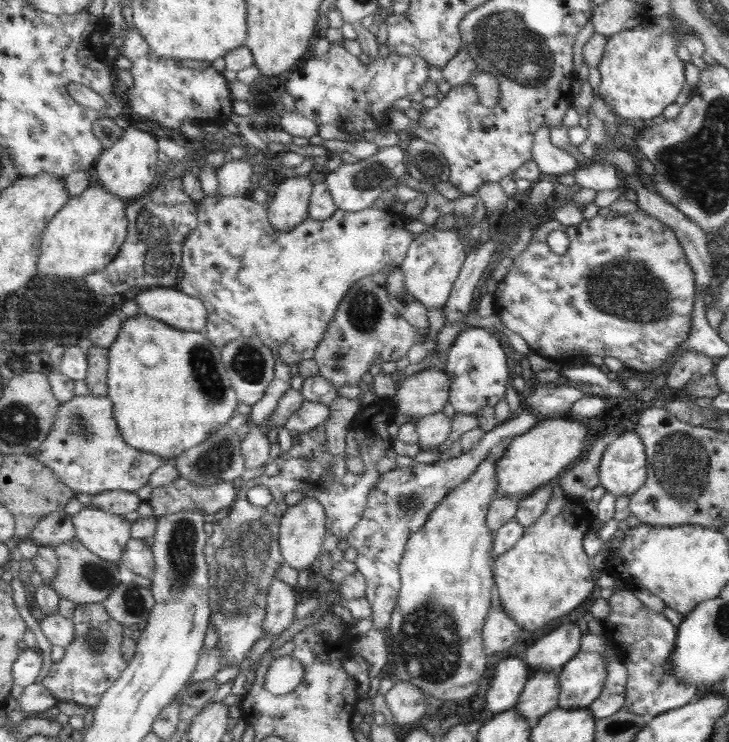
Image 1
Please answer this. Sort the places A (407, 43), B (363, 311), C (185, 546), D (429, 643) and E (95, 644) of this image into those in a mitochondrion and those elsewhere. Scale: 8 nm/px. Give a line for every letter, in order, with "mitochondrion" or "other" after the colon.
A: other
B: mitochondrion
C: mitochondrion
D: mitochondrion
E: mitochondrion

